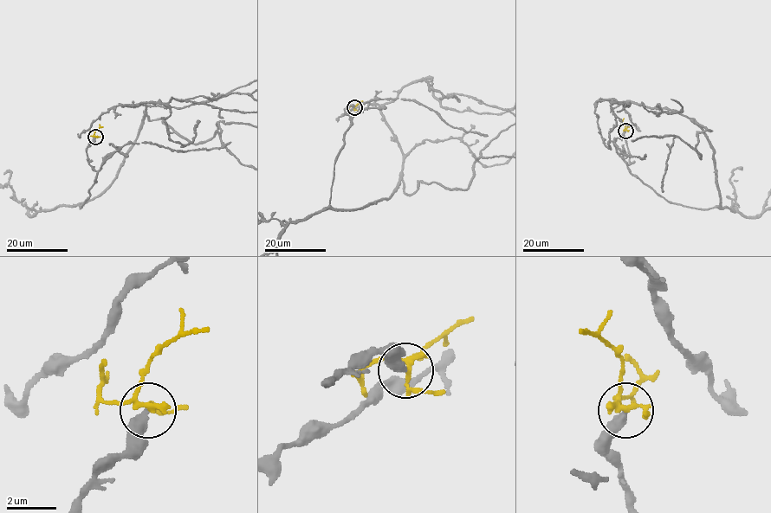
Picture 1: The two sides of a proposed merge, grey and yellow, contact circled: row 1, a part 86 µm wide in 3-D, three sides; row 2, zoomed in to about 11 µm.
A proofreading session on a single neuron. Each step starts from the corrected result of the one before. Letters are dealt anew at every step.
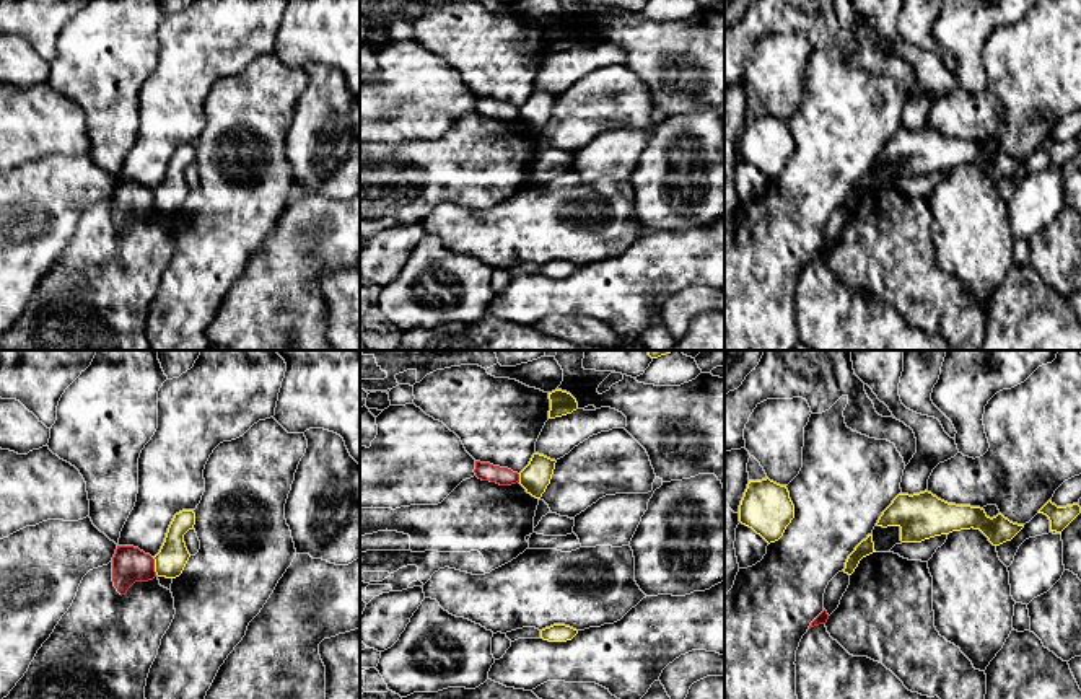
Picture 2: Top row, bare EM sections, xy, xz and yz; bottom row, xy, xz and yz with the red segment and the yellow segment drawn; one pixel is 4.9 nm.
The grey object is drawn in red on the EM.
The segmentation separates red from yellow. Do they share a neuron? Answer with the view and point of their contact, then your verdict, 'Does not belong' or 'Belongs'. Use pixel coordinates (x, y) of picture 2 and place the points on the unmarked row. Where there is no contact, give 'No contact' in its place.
Touches red at xy (153, 201). Does not belong

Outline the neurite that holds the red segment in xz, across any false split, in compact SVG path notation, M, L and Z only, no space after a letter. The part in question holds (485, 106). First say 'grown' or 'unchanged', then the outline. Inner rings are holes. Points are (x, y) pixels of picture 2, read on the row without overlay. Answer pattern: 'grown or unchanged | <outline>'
unchanged | M475 96L475 111L482 116L497 117L500 121L511 121L519 117L519 109L508 103L493 101L490 98Z

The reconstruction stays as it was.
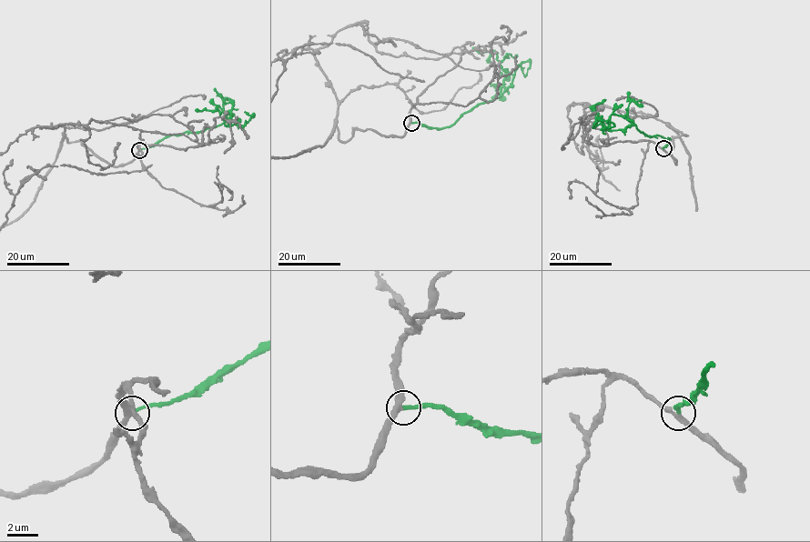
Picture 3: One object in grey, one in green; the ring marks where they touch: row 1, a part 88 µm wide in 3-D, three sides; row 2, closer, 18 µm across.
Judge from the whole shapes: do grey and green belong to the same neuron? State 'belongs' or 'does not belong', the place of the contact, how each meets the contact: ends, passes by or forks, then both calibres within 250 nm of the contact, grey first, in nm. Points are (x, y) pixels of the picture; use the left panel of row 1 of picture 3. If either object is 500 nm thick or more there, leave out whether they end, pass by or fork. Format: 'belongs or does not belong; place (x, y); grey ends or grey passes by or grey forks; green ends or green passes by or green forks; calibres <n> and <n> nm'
belongs; place (139, 150); grey passes by; green ends; calibres 340 and 220 nm

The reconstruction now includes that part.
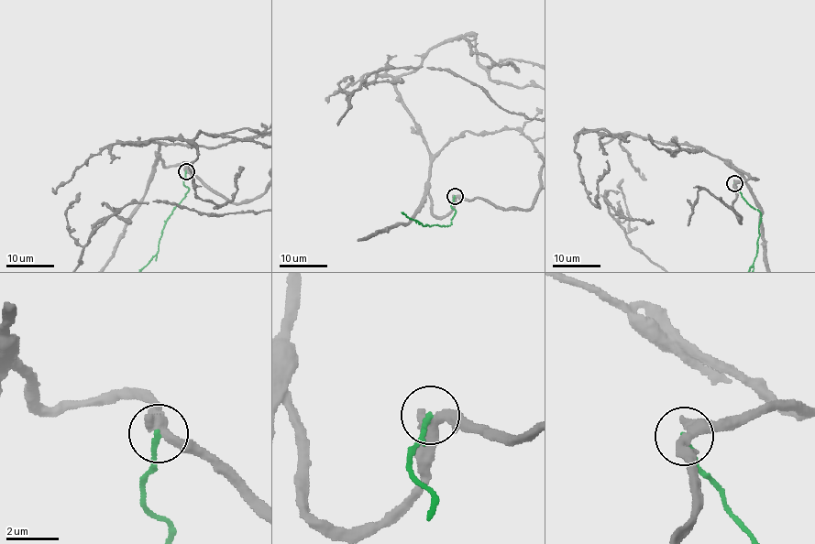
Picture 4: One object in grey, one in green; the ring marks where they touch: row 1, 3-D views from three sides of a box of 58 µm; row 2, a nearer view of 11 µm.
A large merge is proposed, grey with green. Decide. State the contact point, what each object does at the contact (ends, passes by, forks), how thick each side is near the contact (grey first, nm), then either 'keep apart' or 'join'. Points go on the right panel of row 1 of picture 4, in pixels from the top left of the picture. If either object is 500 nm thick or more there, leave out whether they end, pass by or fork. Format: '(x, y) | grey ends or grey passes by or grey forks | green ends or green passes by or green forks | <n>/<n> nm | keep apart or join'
(734, 183) | grey passes by | green ends | 440/160 nm | keep apart

